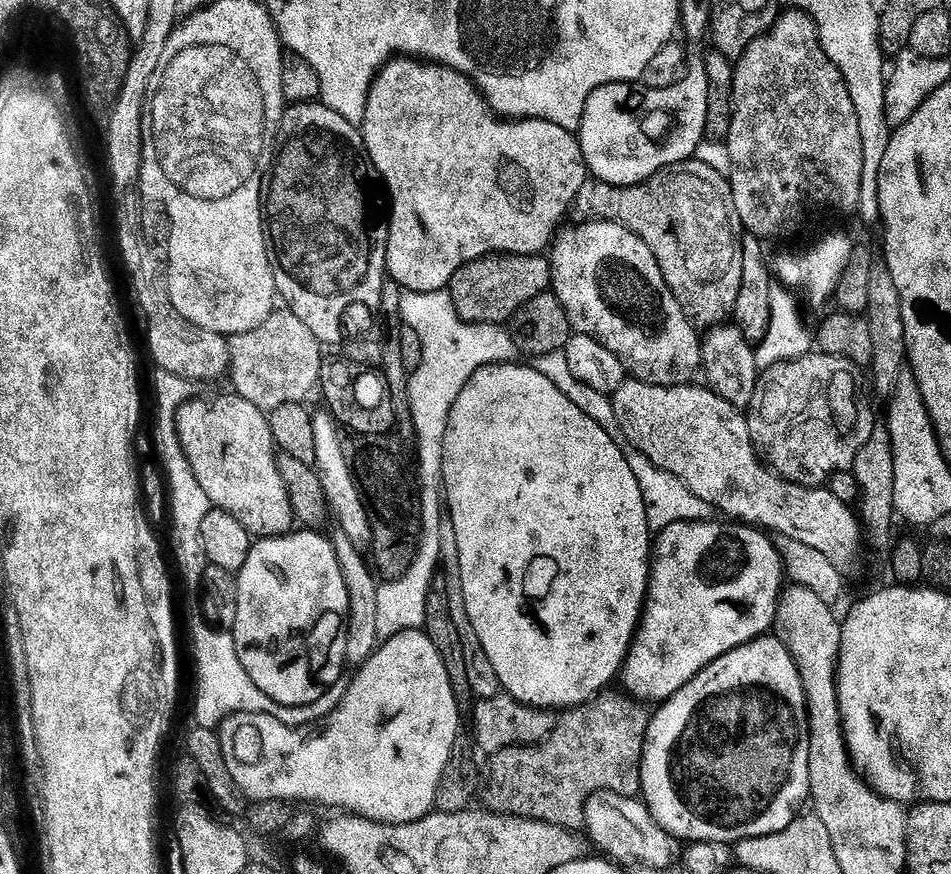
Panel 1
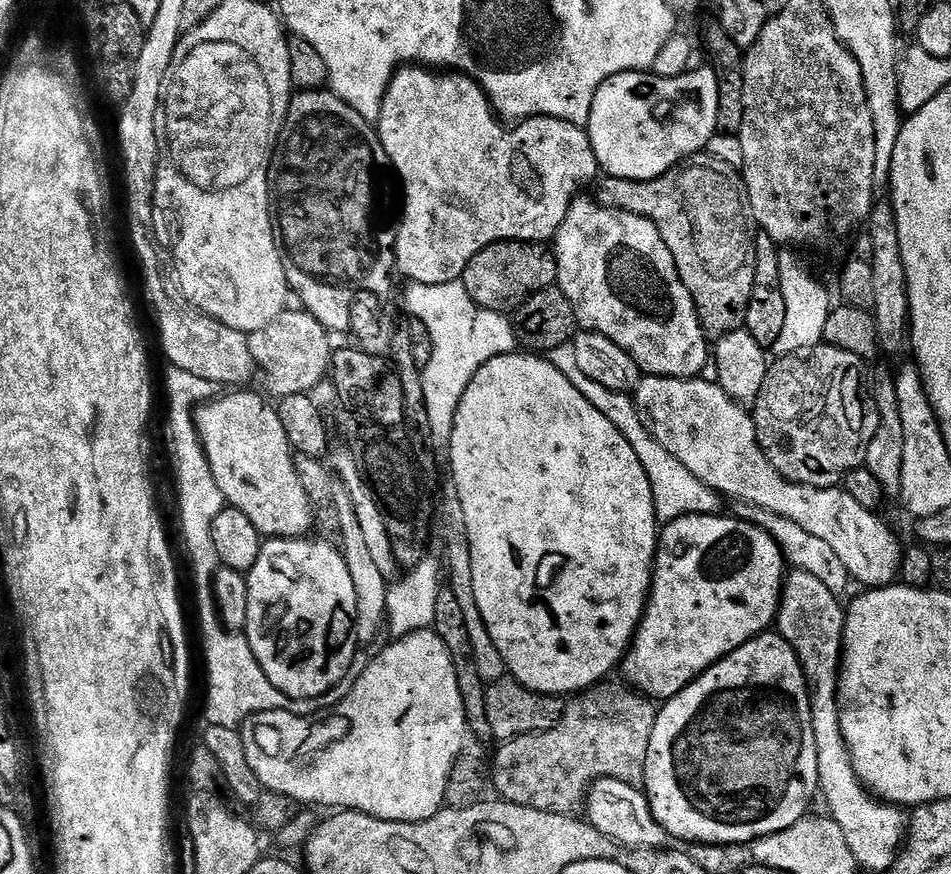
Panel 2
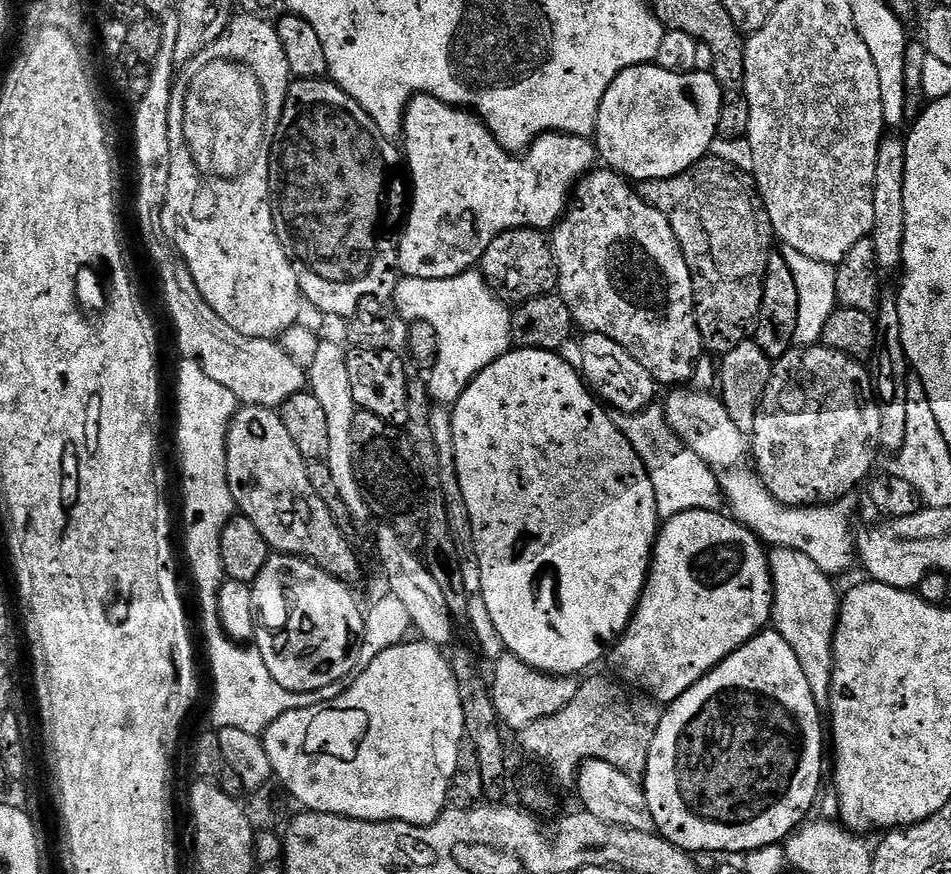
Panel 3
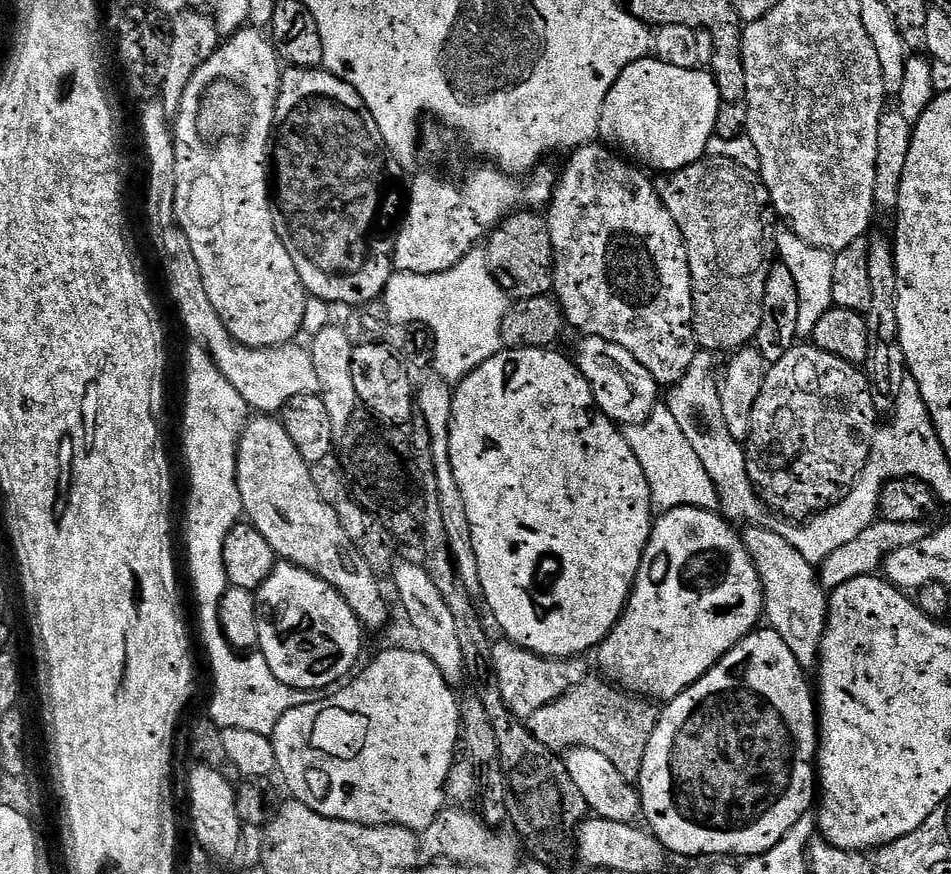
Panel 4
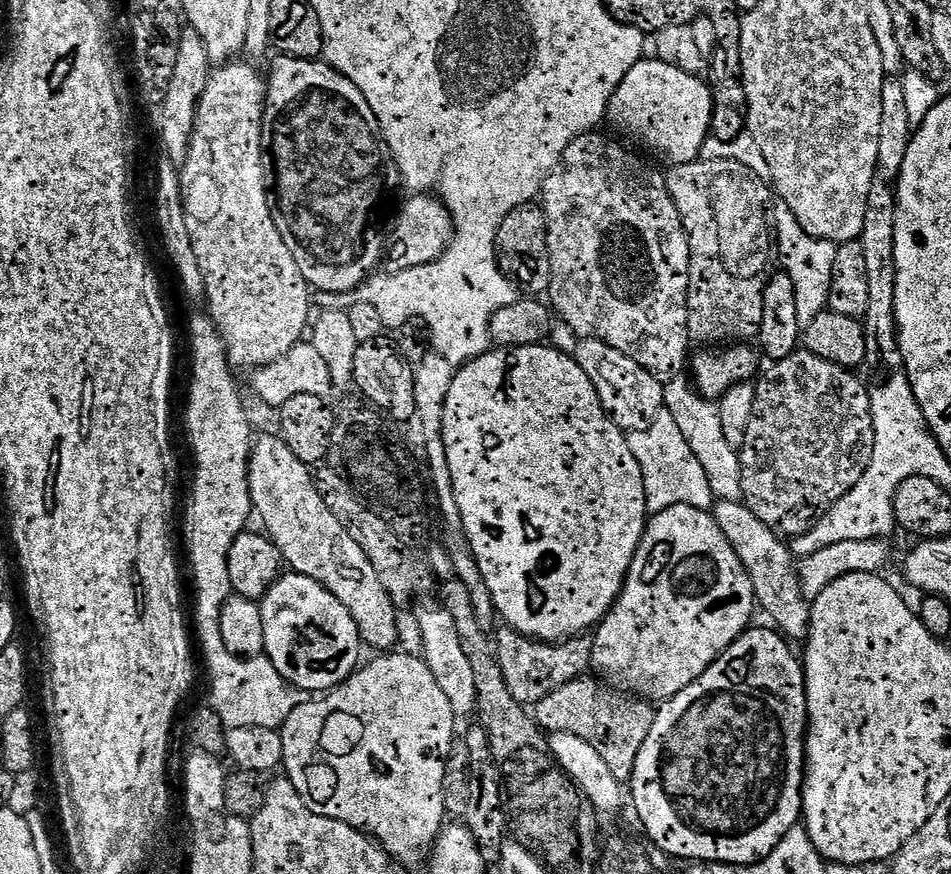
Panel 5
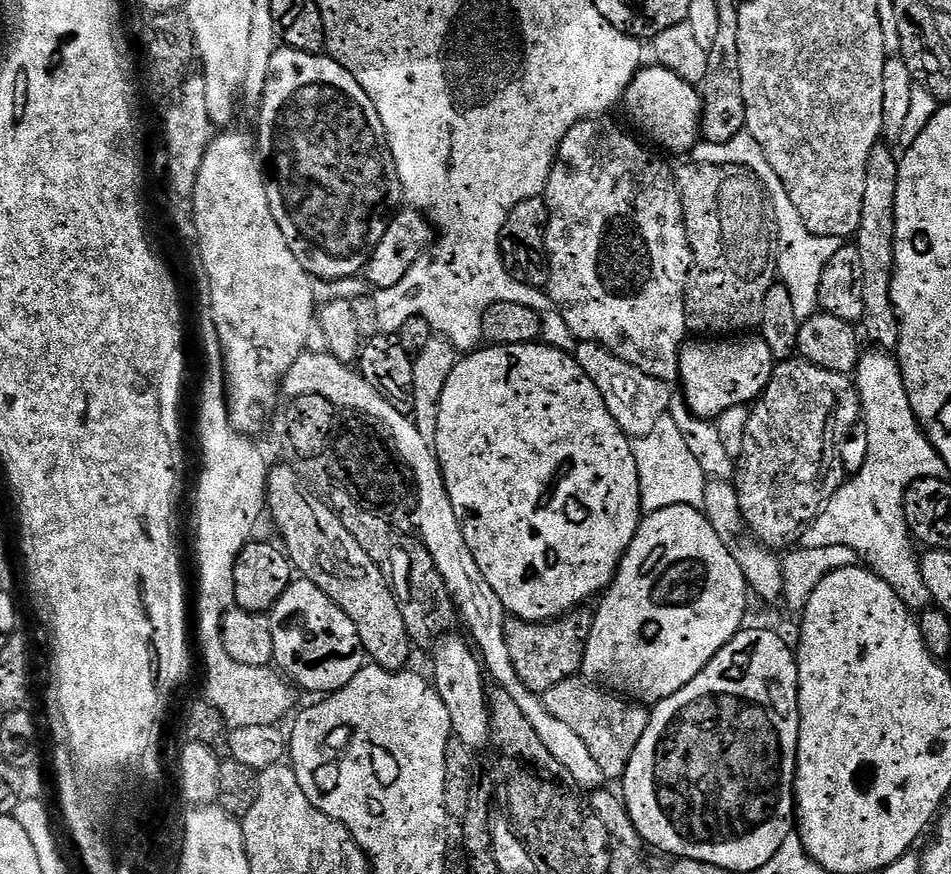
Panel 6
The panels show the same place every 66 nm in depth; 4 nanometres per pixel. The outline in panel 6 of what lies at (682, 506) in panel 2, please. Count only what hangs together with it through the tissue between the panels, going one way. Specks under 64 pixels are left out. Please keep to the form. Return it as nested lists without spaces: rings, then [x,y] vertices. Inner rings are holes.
[[[665,414],[660,417],[654,430],[650,430],[650,434],[639,437],[631,445],[632,461],[636,463],[636,473],[640,479],[640,506],[645,513],[670,506],[701,507],[706,477],[695,454],[688,449],[687,442],[671,415]]]

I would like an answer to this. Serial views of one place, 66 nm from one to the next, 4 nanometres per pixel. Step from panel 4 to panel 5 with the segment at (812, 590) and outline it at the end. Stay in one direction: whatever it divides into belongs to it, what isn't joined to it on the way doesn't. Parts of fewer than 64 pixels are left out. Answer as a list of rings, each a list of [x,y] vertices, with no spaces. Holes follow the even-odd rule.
[[[719,501],[715,505],[712,519],[746,569],[757,607],[761,607],[772,618],[771,623],[787,639],[803,641],[807,637],[811,607],[802,598],[804,594],[799,587],[791,549],[752,511],[741,508],[733,501]]]

